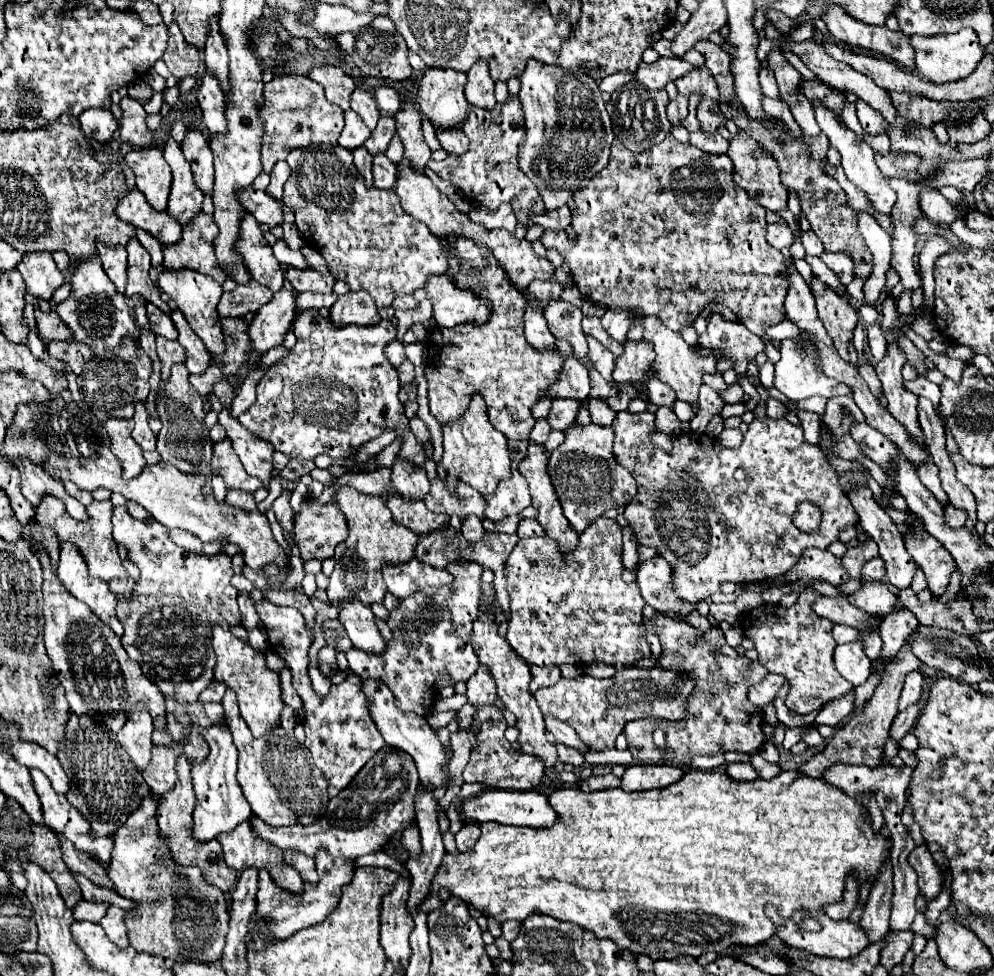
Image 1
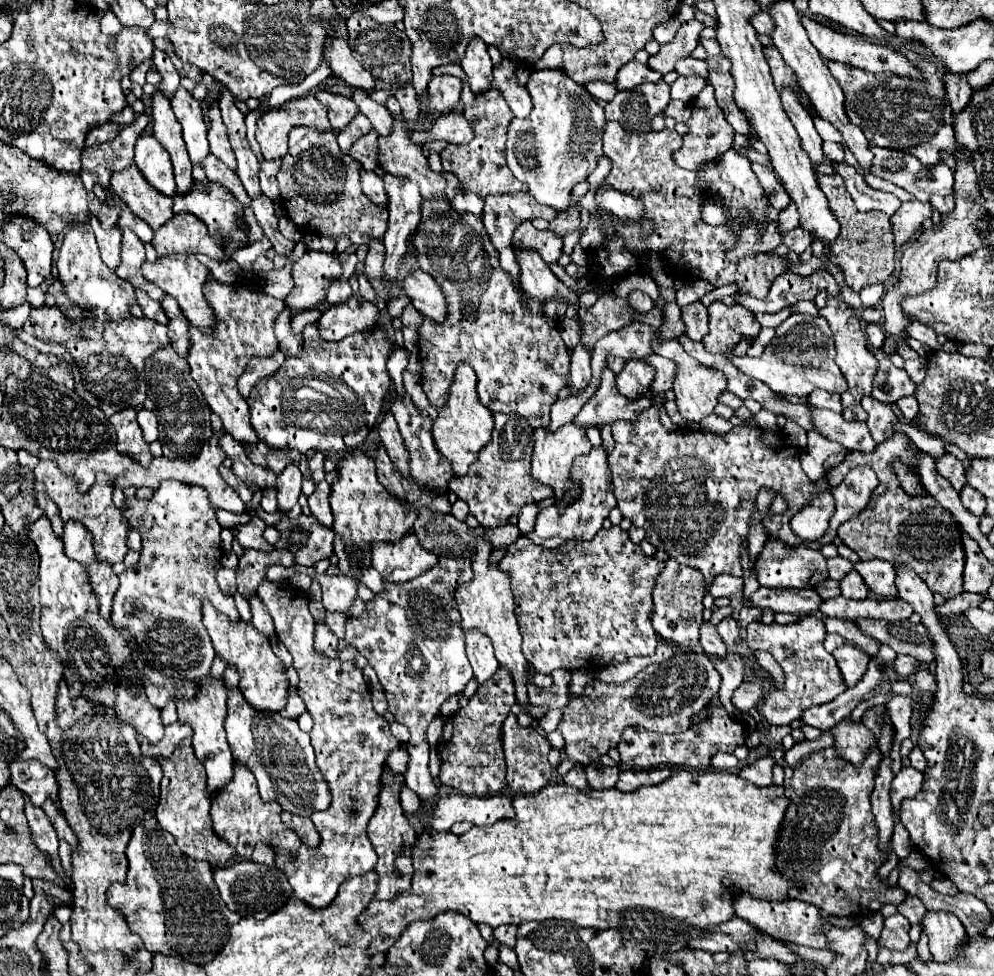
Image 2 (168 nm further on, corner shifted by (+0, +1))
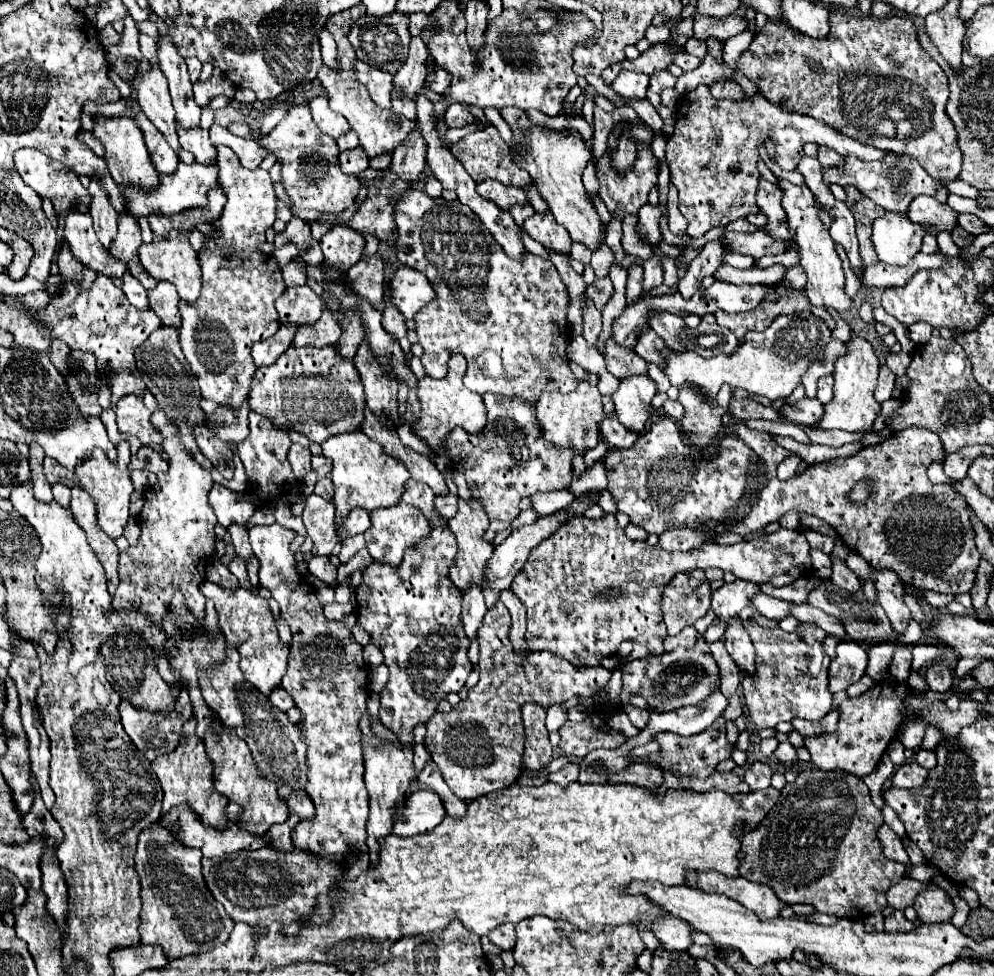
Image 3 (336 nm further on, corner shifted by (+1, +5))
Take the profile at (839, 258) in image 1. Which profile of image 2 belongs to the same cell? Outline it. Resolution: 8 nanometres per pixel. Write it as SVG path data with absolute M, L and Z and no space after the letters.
M816 271L808 279L798 275L780 275L774 279L766 299L754 299L752 295L734 295L734 301L752 313L778 313L796 301L814 299L822 289L826 289L830 295L838 295L840 291L838 283L832 275L828 275L828 271Z

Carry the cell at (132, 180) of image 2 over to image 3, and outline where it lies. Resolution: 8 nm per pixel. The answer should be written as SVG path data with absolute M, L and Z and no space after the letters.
M129 117L97 119L93 133L101 141L101 145L105 147L103 159L107 163L107 169L109 169L113 181L117 181L119 185L135 187L135 189L143 189L143 191L153 191L153 189L159 187L159 175L157 175L153 163L149 163L149 155L145 151L143 135L141 135L141 131L139 131L139 127L133 119L129 119Z

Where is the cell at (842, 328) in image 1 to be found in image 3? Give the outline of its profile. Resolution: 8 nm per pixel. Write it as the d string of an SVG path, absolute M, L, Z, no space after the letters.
M851 331L851 341L845 343L845 355L835 361L835 395L825 405L825 419L815 429L841 429L841 431L871 431L873 419L881 411L881 405L873 399L873 391L877 387L879 361L875 349L869 341L859 337L859 333Z

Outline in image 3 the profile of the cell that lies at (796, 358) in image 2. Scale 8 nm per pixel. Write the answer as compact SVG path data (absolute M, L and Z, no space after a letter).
M811 311L779 315L765 331L745 335L745 341L731 355L715 355L715 357L701 357L693 351L675 353L665 351L665 369L663 373L669 377L671 385L681 387L683 381L695 383L707 397L713 397L723 383L729 383L731 389L745 389L755 395L763 395L771 401L789 397L795 387L801 385L801 377L811 367L811 363L823 359L823 351L831 341L831 329L827 323L813 315Z

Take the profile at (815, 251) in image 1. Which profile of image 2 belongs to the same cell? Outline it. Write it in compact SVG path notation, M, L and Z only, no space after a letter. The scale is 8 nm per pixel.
M796 227L796 229L792 229L792 231L788 231L788 233L782 235L782 243L790 251L794 251L794 253L800 255L802 251L806 251L810 247L810 235L806 231L802 231L800 227Z

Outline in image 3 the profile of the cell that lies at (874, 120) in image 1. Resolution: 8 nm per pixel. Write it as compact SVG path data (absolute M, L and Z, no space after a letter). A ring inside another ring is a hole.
M833 11L831 23L833 35L823 41L801 37L801 33L791 27L767 23L763 31L757 33L749 49L741 55L739 69L759 87L759 93L767 101L777 103L781 109L821 119L861 143L871 143L873 147L889 149L897 155L909 155L917 159L919 165L935 179L955 179L961 171L961 149L957 143L957 129L945 113L949 99L947 75L919 45L917 27L913 21L905 17L875 19ZM805 57L817 59L817 63L825 67L825 75L813 75L813 71L805 67Z

